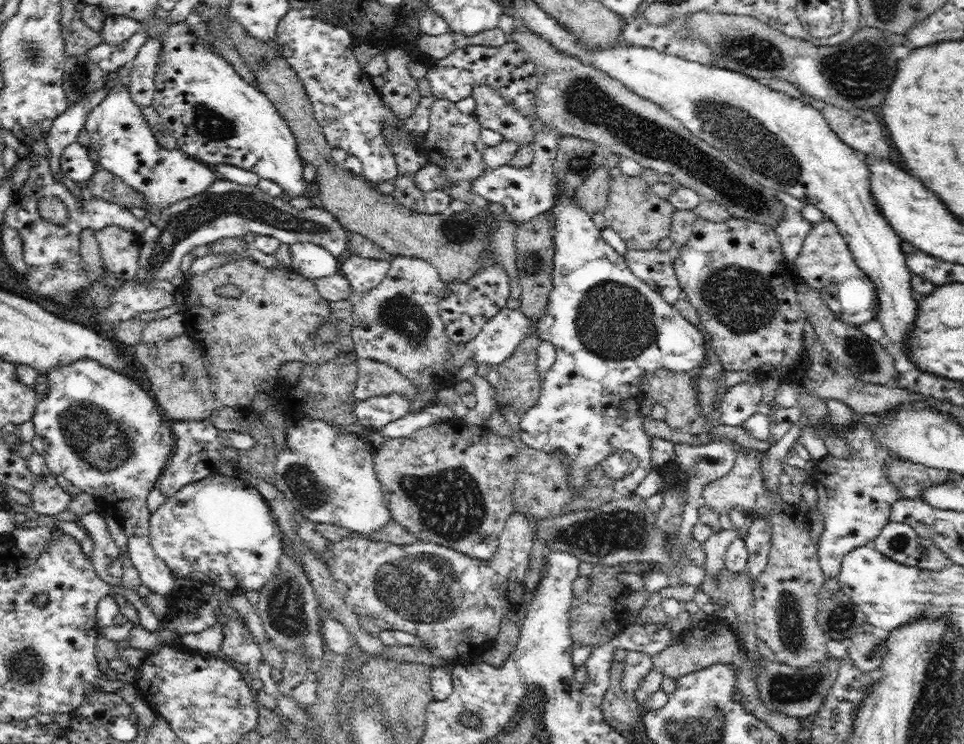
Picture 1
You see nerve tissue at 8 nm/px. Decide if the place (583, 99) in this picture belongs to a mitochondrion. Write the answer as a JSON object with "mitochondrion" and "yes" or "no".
{"mitochondrion":"yes"}

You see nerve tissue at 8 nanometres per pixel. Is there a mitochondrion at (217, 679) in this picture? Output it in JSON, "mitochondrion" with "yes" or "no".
{"mitochondrion":"no"}

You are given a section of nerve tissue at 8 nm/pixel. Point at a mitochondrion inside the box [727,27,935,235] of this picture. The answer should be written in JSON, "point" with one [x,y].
{"point":[859,71]}

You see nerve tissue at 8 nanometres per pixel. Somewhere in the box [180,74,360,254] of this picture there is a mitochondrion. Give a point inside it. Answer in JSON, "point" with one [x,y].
{"point":[213,123]}

